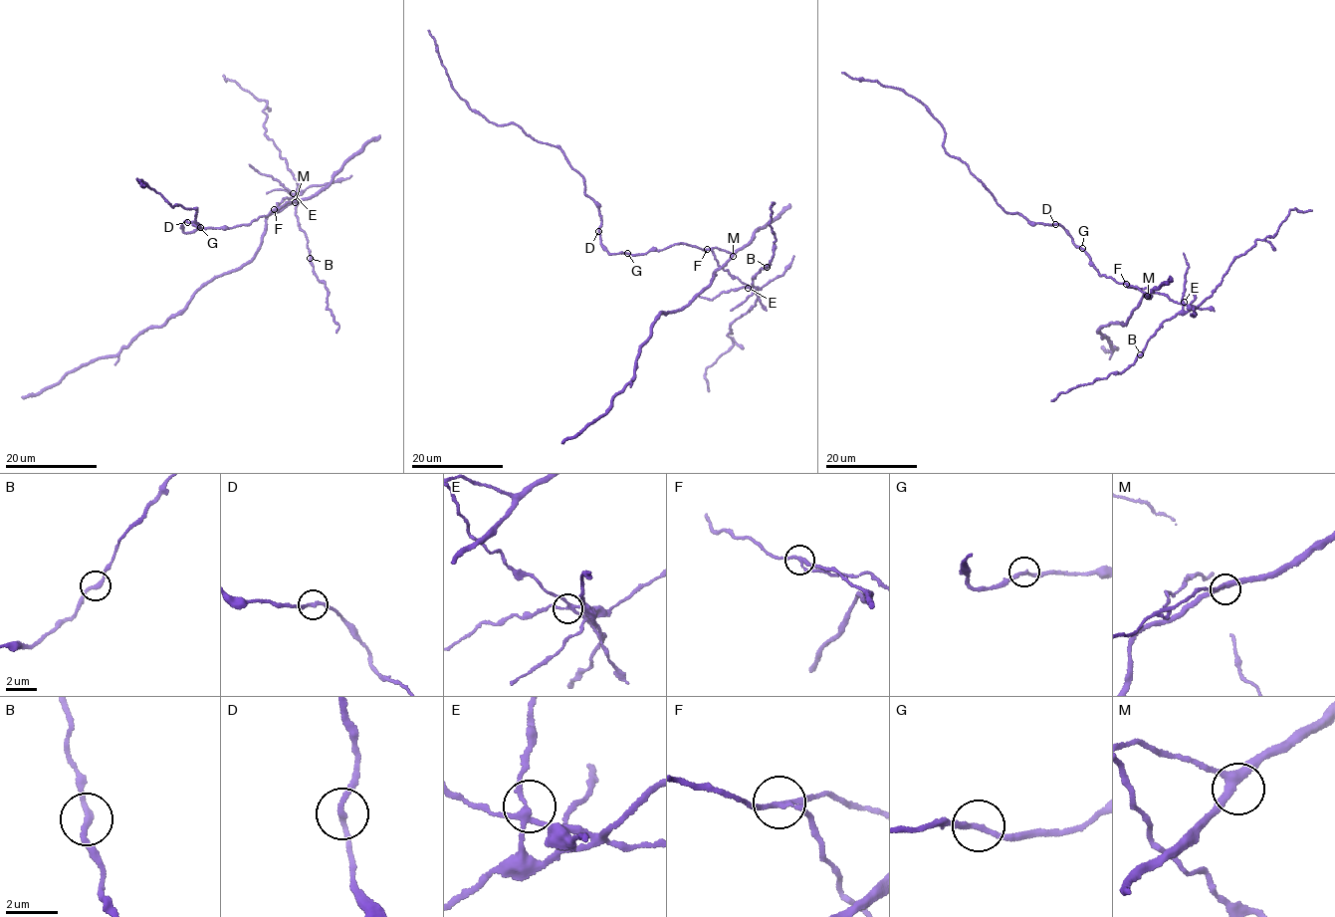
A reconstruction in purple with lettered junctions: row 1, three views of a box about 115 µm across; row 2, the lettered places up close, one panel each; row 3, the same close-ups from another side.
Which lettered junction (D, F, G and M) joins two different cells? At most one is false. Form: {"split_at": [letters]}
{"split_at": ["F"]}

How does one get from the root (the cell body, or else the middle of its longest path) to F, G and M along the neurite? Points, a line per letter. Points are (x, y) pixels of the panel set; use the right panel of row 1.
F: (1112, 278), (1126, 284)
G: (1112, 278), (1101, 275), (1082, 248)
M: (1112, 278), (1147, 296)

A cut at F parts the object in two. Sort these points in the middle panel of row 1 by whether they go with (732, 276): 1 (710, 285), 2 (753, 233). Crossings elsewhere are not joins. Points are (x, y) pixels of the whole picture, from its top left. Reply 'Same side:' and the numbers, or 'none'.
Same side: none

